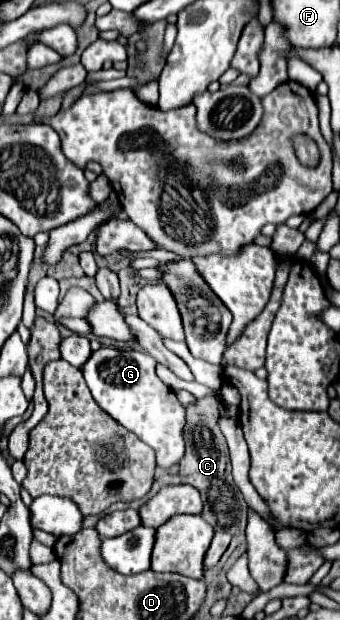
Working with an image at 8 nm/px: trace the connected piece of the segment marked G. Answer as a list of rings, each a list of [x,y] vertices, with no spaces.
[[[99,348],[83,366],[83,376],[93,398],[99,406],[113,416],[121,426],[139,436],[157,454],[157,466],[169,470],[179,464],[185,454],[185,424],[187,410],[177,400],[175,392],[165,386],[155,374],[155,358],[143,350],[123,350],[123,348]]]

